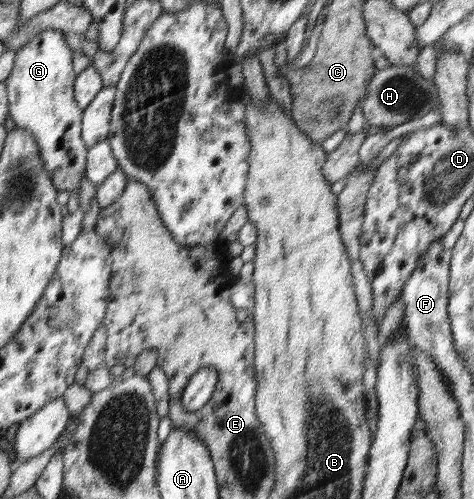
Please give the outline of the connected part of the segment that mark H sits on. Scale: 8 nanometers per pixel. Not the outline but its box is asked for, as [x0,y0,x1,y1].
[363,66,439,130]

